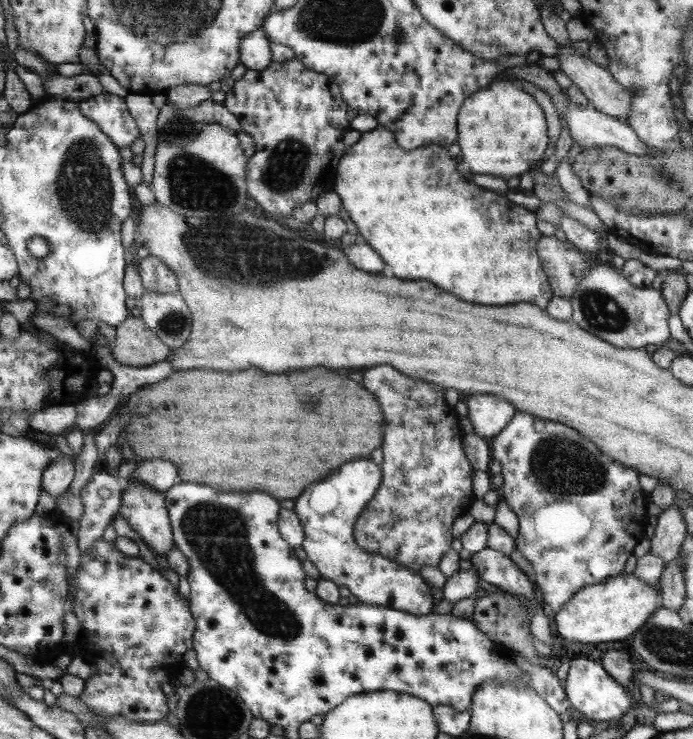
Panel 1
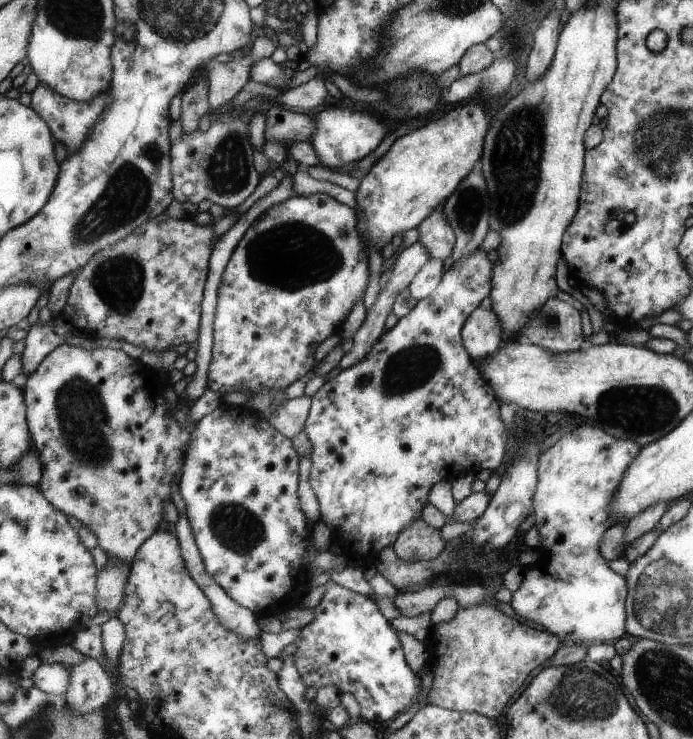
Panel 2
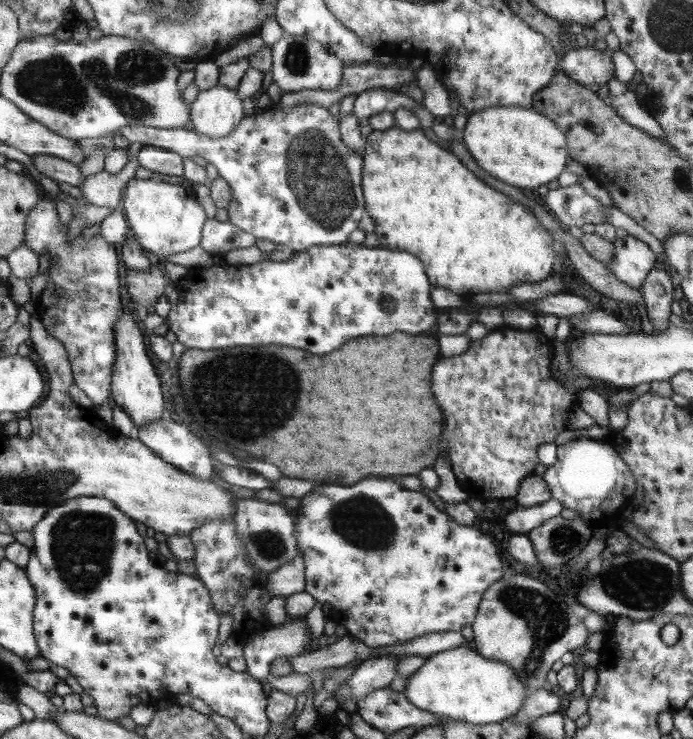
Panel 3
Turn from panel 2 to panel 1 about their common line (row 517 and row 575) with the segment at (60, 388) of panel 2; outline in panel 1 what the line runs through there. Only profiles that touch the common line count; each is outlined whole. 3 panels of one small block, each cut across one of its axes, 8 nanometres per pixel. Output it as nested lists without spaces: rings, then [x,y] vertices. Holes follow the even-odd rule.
[[[99,537],[97,541],[93,541],[93,543],[91,543],[91,549],[87,549],[84,554],[80,553],[78,568],[75,574],[73,574],[72,583],[73,613],[81,625],[81,636],[87,640],[89,646],[95,646],[98,650],[93,653],[90,658],[97,672],[84,680],[85,686],[81,695],[78,697],[79,700],[85,704],[87,710],[91,710],[97,718],[103,718],[103,720],[115,716],[123,716],[123,718],[129,718],[133,720],[133,722],[155,722],[164,719],[168,711],[167,704],[165,704],[165,694],[161,692],[159,684],[161,684],[161,682],[167,682],[169,676],[175,674],[175,670],[181,671],[181,668],[185,667],[181,666],[179,660],[181,660],[181,656],[184,656],[183,652],[185,652],[185,650],[191,650],[193,645],[195,624],[190,608],[187,608],[187,602],[177,594],[177,589],[173,588],[173,586],[165,580],[165,577],[157,574],[149,564],[141,562],[139,557],[123,555],[122,551],[120,551],[112,541],[105,541],[103,537]]]

